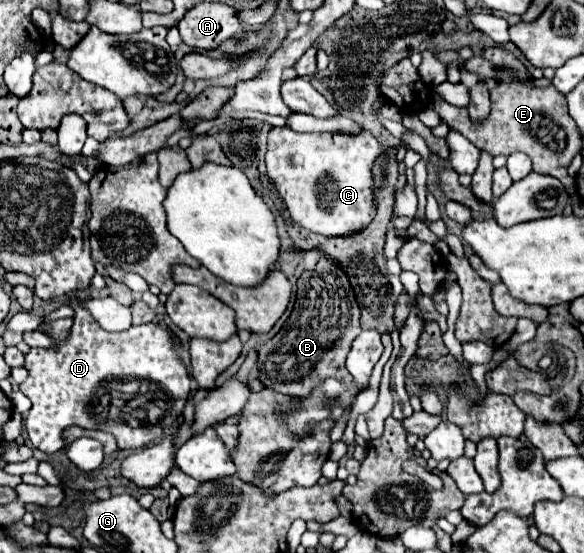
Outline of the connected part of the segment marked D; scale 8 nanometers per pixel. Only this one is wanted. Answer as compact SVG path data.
M71 299L71 307L75 309L71 337L57 343L57 349L29 349L29 353L25 353L25 369L29 371L29 377L19 385L19 389L33 403L25 419L25 429L33 447L45 453L57 453L65 447L63 431L67 427L107 431L117 439L117 445L123 451L135 451L155 443L161 435L169 433L171 425L179 423L185 399L191 393L187 367L173 351L177 337L165 325L157 323L133 325L123 333L109 333L79 305L79 299Z

